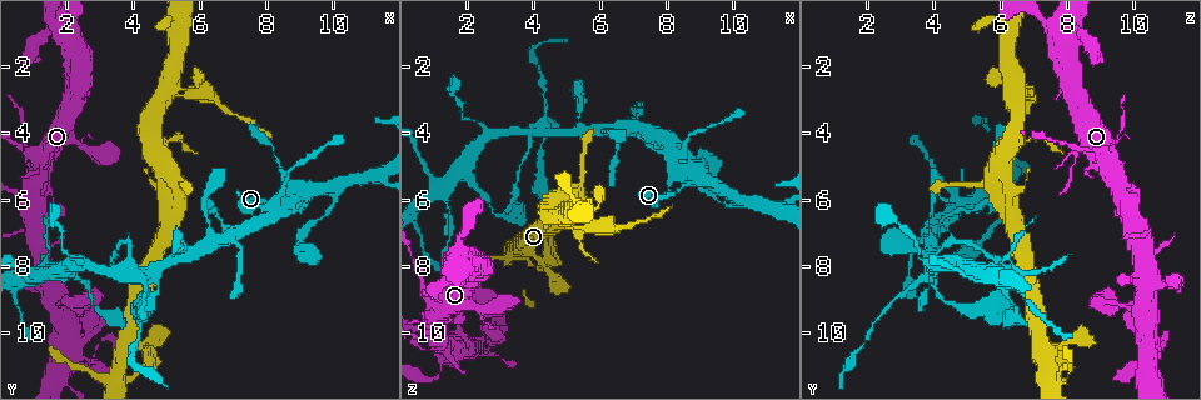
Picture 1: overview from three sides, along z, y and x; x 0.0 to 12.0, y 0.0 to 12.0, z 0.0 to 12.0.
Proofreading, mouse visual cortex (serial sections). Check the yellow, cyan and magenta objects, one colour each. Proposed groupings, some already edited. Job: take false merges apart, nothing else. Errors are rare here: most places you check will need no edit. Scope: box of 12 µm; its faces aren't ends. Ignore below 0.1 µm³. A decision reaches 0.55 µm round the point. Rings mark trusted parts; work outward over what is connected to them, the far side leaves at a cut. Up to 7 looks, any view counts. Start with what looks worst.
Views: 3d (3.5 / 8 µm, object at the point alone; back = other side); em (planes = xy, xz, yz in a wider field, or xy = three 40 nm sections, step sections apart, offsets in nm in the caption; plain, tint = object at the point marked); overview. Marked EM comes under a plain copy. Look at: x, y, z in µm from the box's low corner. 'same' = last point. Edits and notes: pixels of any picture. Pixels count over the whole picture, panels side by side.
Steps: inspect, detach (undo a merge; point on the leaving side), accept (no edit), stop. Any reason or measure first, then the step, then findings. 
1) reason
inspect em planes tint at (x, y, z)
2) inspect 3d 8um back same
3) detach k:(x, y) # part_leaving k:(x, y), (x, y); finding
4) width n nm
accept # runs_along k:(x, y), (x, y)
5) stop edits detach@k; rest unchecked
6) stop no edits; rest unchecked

looks like a crossing
inspect 3d 8um at (1.3, 8.6, 10.8)

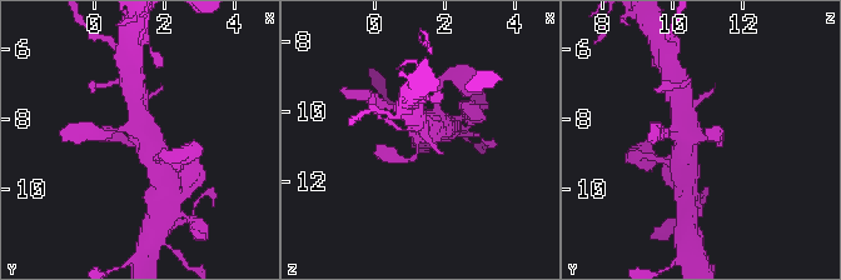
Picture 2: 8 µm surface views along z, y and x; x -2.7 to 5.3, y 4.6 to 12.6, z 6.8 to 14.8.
arms 4; arm_widths 150, 200, 500, 700 nm; now the EM
inspect em xy step 1 tint at (1.3, 8.6, 10.8)

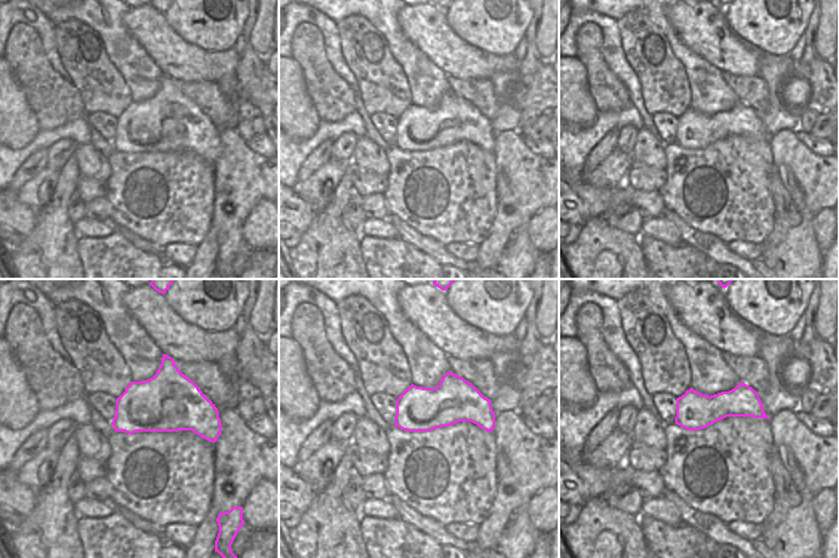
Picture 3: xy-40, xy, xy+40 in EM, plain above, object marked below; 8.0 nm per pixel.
accept # one cell here

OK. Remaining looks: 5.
a narrow waist
inspect 3d 3.5um back at (2.0, 7.7, 3.6)

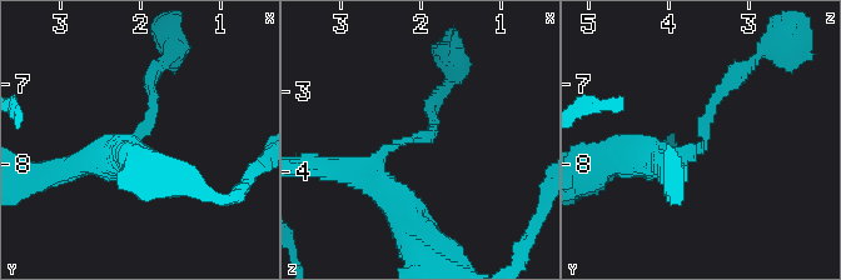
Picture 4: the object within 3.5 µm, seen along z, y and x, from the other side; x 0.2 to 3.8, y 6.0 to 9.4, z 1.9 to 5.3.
arm_widths 200, 250 nm
inspect em xy step 1 tint at (2.05, 7.65, 3.55)

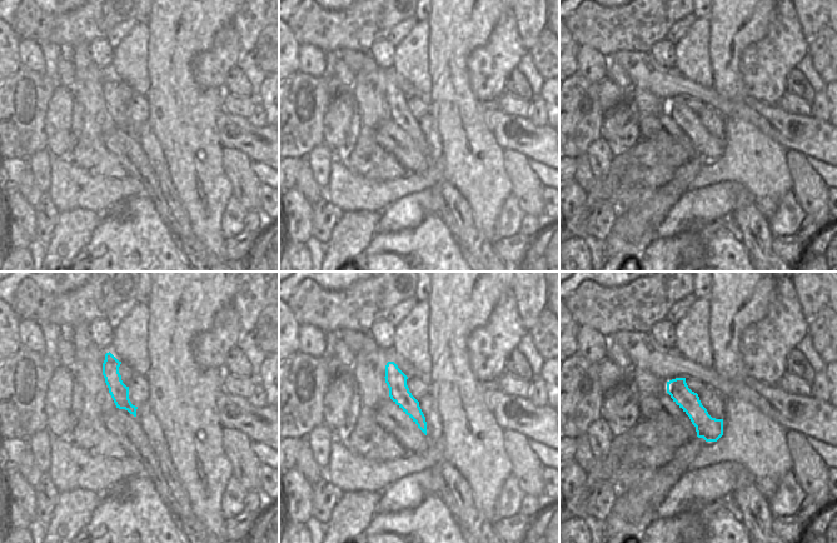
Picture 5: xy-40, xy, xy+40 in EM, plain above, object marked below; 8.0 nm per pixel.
accept # runs_along 5:(390, 364), (399, 394), (423, 427); all the same cell

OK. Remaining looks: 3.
sudden change in width
inspect 3d 8um at (11.3, 5.4, 6.3)

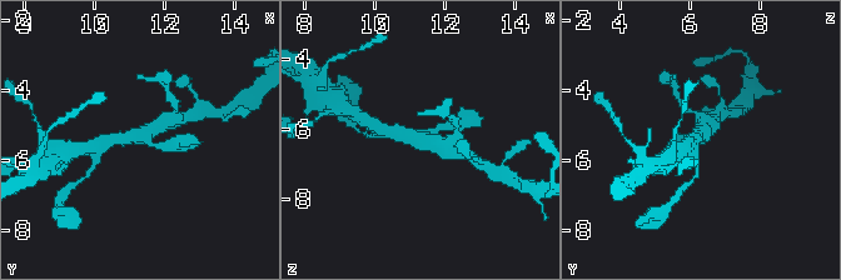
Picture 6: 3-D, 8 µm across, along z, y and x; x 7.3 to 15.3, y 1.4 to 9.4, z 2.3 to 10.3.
inspect 3d 3.5um at (11.4, 5.2, 6.3)

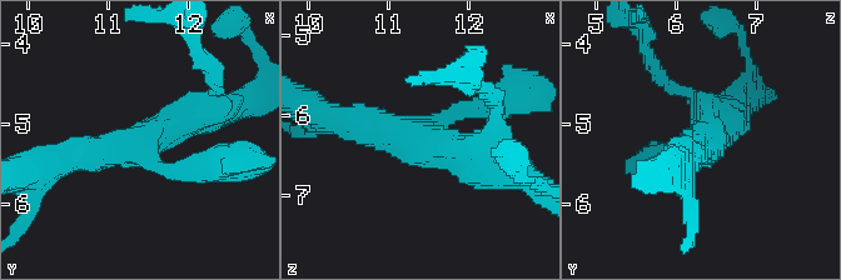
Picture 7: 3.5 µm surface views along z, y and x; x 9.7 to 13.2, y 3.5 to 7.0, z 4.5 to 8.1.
arms 3; arm_widths 200, 250, 350 nm
inspect em xy step 5 tint at (11.35, 5.30, 6.30)

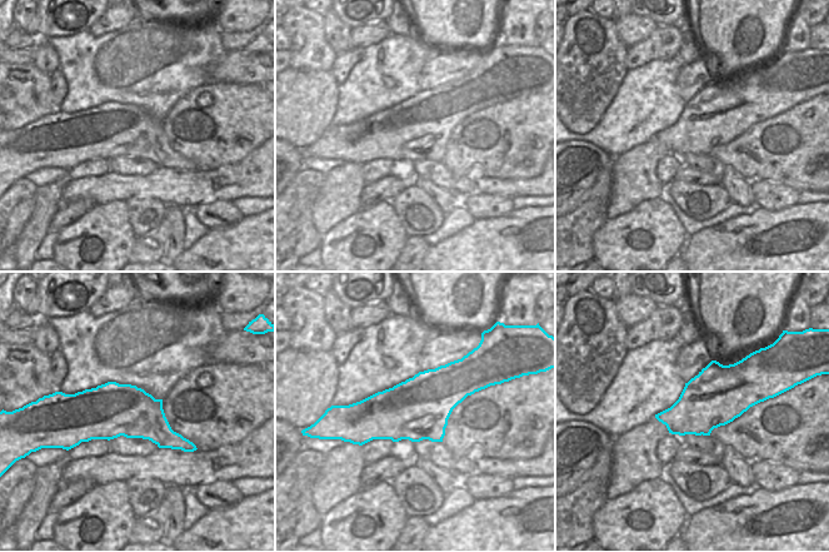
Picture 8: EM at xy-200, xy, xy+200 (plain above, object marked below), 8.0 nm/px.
width 500 nm
accept # runs_along 7:(339, 120), (454, 149), (466, 178); all the same cell

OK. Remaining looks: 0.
stop no edits; rest unchecked

